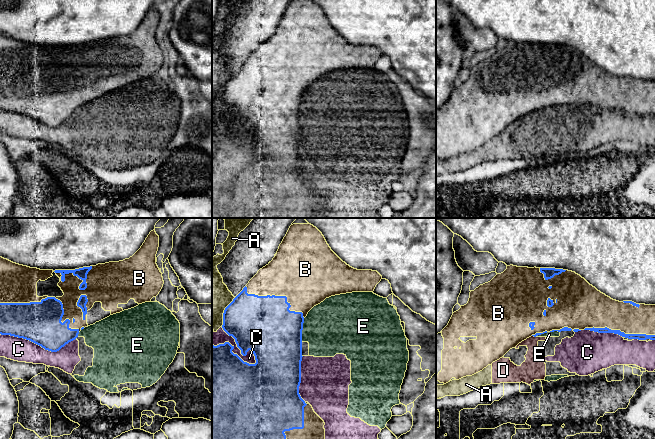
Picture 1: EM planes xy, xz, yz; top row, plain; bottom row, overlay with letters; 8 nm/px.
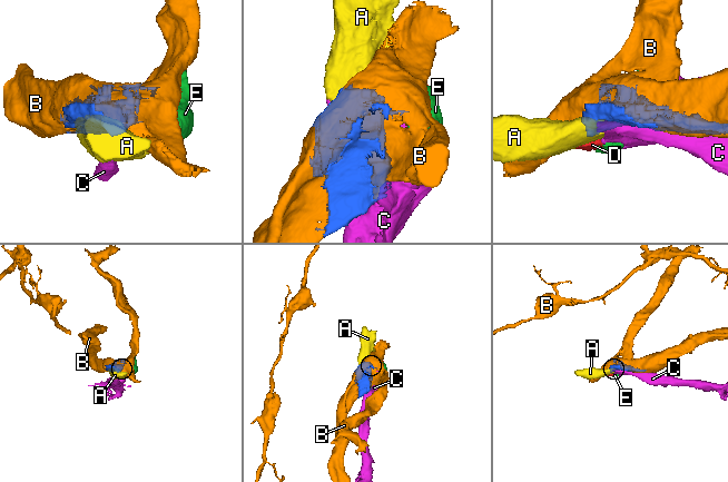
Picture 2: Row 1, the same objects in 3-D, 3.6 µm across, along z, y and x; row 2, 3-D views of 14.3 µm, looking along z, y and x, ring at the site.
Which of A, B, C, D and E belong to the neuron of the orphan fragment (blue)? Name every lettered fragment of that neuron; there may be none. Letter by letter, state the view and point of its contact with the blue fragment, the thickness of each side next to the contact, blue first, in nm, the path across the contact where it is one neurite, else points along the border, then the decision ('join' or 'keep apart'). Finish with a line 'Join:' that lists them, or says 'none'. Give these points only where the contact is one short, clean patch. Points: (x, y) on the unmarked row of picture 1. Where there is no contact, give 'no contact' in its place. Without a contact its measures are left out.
A: xz (224, 88) | 420/280 nm | keep apart
B: xy (83, 57) | 90/340 nm | join
C: xz (241, 128) | 420/110 nm | keep apart
D: yz (534, 112) | 20/140 nm | along yz (532, 111), (535, 113) | keep apart
E: xz (302, 105) | 460/440 nm | along xz (304, 94), (301, 117) | keep apart
Join: B

